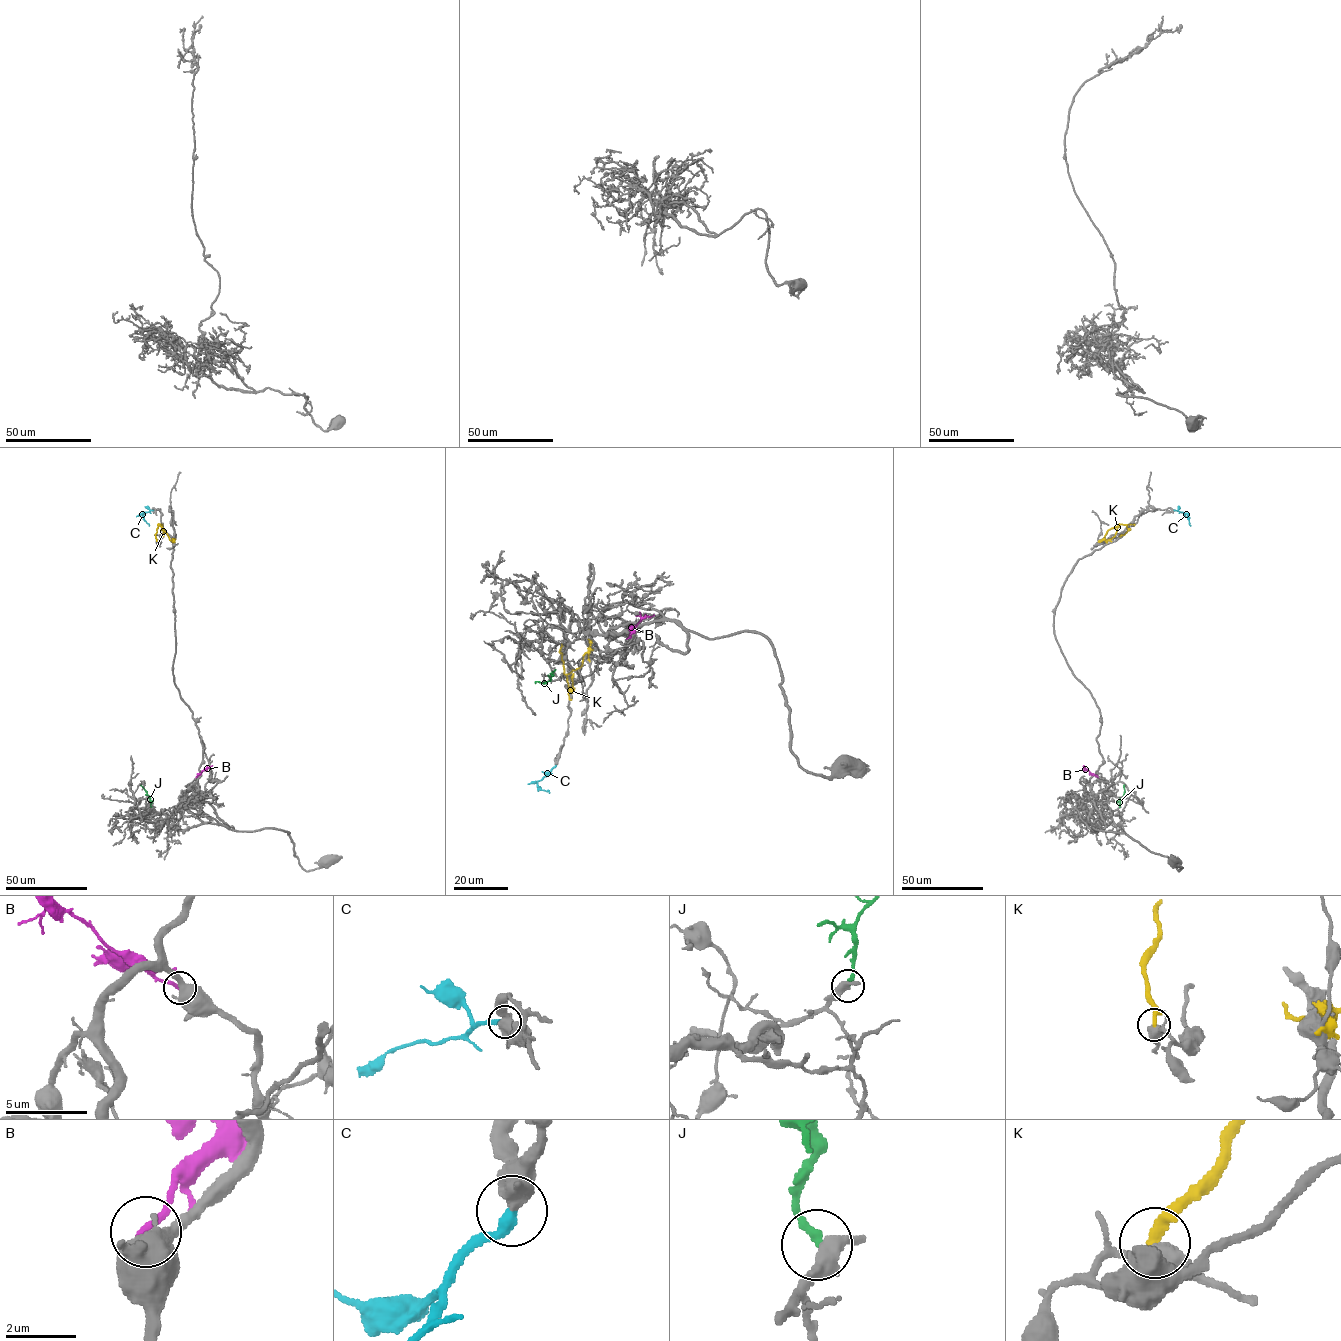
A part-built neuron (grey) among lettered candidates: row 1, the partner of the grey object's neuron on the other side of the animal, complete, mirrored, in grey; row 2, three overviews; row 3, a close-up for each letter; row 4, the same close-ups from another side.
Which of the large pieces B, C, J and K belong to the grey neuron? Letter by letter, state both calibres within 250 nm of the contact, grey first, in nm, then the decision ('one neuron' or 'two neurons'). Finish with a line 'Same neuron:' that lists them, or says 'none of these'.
B: 500 nm thick on the grey side, 200 nm on the other; two neurons
C: 500 nm thick on the grey side, 360 nm on the other; one neuron
J: 400 nm thick on the grey side, 220 nm on the other; one neuron
K: 480 nm thick on the grey side, 320 nm on the other; two neurons
Same neuron: C, J

